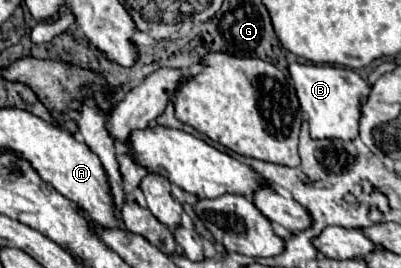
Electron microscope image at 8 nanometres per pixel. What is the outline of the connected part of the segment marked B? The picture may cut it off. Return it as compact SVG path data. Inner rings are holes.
M294 62L288 66L288 72L294 80L294 90L300 100L300 106L308 114L312 138L354 140L358 136L360 104L368 96L370 86L354 70L340 68L340 66L318 66L318 64Z

